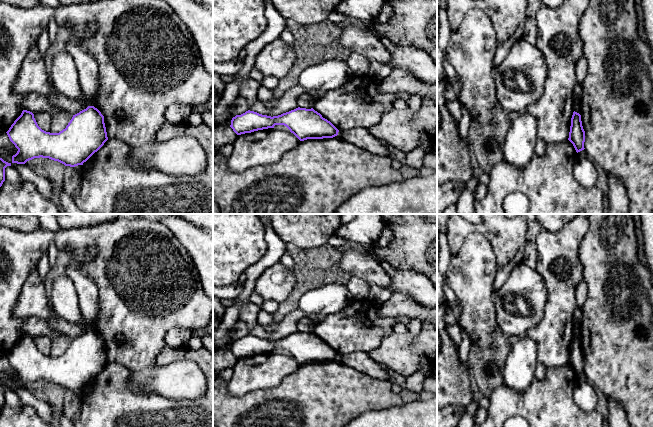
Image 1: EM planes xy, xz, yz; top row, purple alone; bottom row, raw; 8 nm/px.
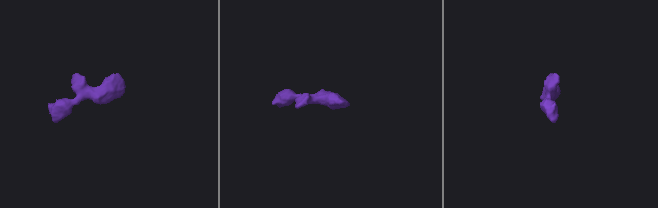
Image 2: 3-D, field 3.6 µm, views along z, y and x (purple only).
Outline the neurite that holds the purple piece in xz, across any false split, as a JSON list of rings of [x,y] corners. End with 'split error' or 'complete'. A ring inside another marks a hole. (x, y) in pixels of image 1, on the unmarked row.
[[[300,331],[273,341],[248,334],[233,341],[230,351],[237,359],[241,359],[274,352],[275,349],[286,350],[300,365],[333,362],[339,356],[330,345],[313,332]]]; complete

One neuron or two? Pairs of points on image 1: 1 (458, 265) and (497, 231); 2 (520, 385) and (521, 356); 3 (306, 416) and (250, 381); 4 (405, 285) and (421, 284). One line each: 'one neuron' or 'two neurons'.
1: two neurons
2: one neuron
3: two neurons
4: one neuron

